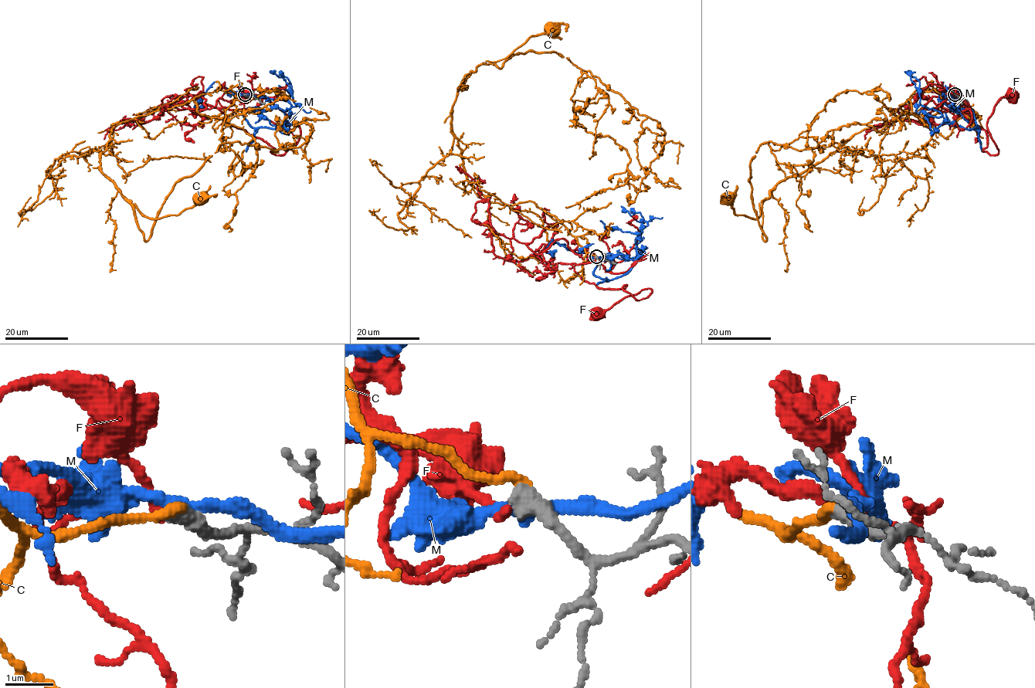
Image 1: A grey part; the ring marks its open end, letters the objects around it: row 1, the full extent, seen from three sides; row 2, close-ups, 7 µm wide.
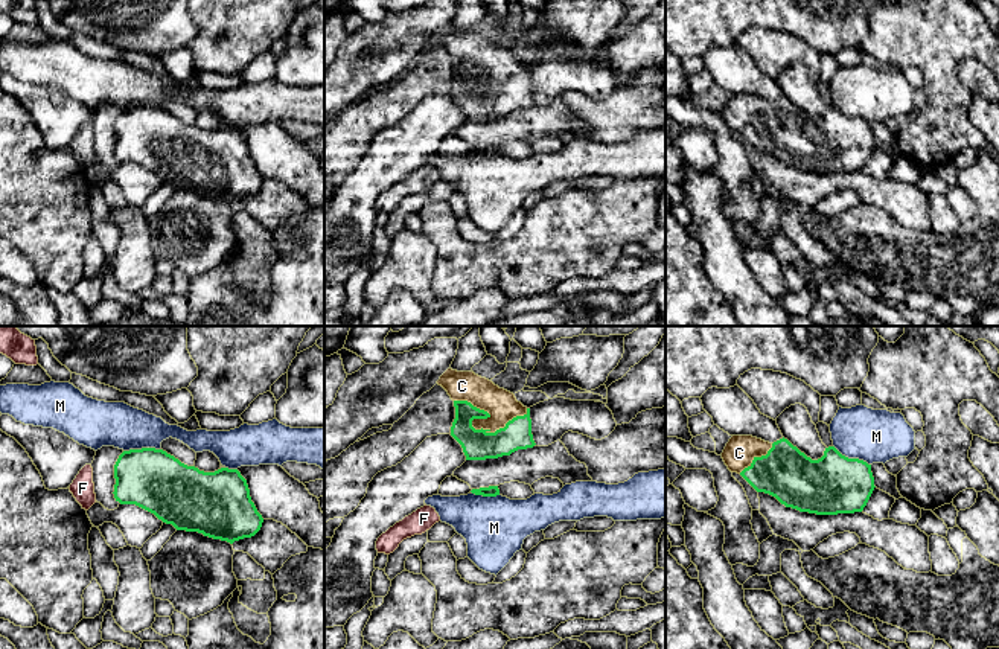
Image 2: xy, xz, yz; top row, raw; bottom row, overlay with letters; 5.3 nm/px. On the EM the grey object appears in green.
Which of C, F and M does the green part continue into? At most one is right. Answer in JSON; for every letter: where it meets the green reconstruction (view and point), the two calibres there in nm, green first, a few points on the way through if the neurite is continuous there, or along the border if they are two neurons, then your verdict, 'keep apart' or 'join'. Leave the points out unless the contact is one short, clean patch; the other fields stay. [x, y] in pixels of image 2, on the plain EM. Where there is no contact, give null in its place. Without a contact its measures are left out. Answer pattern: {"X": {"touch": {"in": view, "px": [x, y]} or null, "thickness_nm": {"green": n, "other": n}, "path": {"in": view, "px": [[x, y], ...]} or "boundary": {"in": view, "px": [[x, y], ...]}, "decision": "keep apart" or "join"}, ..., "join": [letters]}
{"C": {"touch": {"in": "xz", "px": [471, 84]}, "thickness_nm": {"green": 160, "other": 160}, "path": {"in": "xz", "px": [[517, 93], [471, 84], [489, 73], [462, 44]]}, "decision": "join"}, "F": {"touch": null, "decision": "keep apart"}, "M": {"touch": {"in": "xy", "px": [142, 107]}, "thickness_nm": {"green": 320, "other": 240}, "decision": "keep apart"}, "join": ["C"]}

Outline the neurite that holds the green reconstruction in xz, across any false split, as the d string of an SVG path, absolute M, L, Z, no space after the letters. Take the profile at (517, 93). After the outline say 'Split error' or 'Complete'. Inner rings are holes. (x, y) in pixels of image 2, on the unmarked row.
M448 27L437 40L455 66L451 94L461 104L466 119L486 119L510 114L518 108L533 107L530 67L516 59L515 53L474 30Z. Split error

